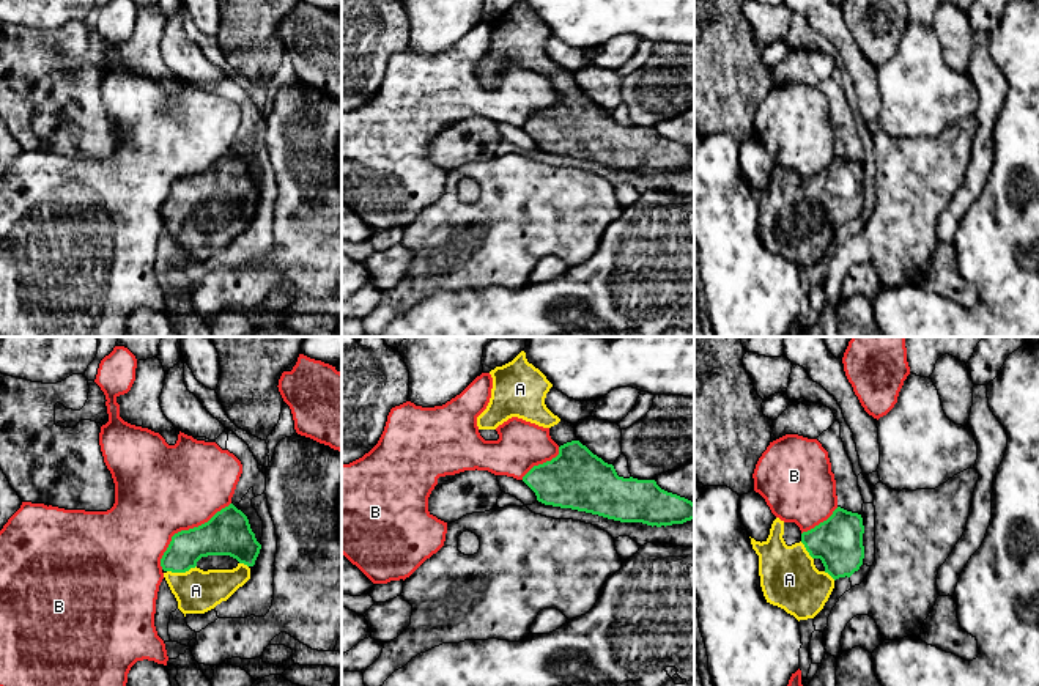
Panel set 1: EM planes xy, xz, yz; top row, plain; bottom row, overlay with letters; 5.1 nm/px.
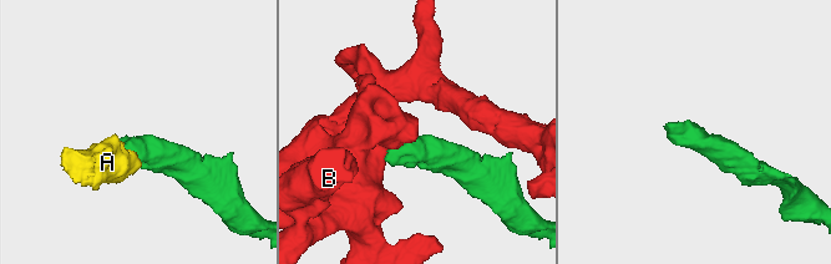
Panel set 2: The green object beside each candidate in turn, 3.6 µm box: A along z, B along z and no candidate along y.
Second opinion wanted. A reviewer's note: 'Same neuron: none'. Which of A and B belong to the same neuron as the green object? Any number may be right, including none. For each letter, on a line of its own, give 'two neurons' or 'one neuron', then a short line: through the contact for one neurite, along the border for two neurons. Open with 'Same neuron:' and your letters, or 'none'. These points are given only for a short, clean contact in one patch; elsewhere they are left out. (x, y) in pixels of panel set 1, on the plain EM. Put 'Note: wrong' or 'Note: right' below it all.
Same neuron: A
A: one neuron
B: two neurons | xy (230, 150), (207, 169), (178, 178), (161, 206), (161, 216)
Note: wrong

